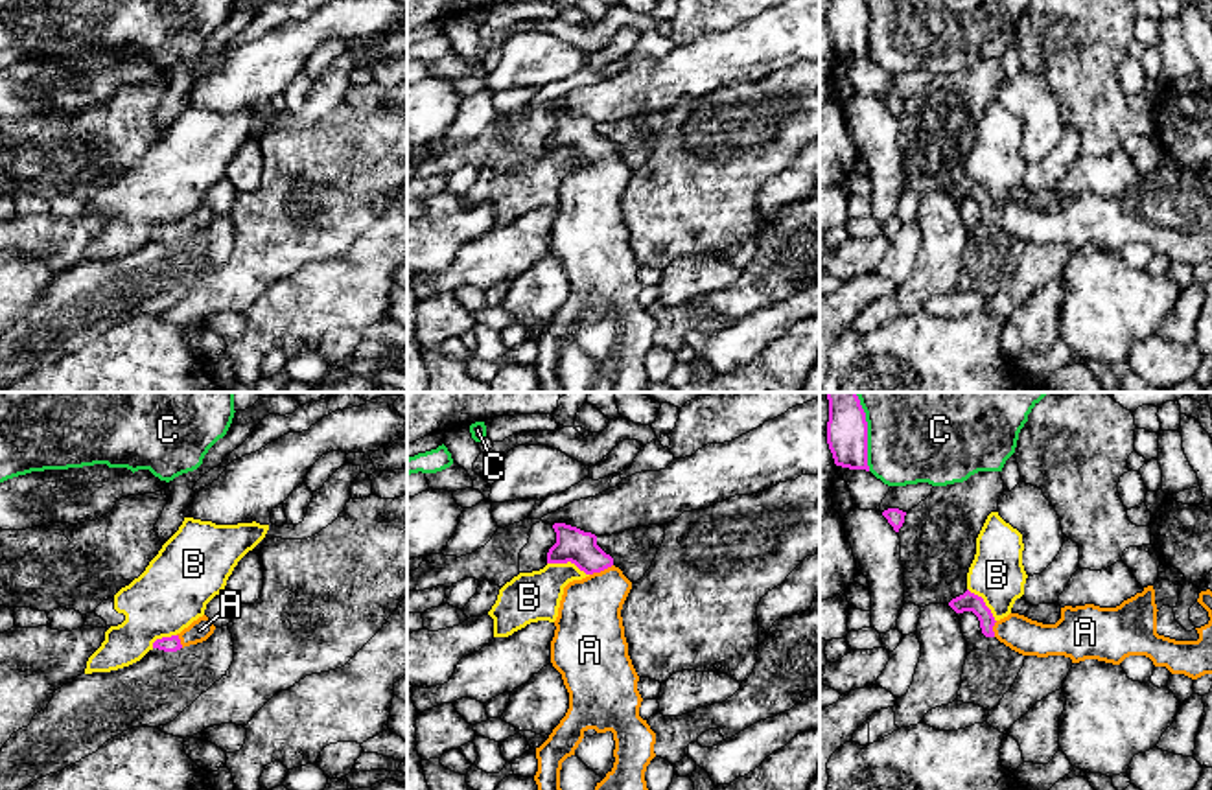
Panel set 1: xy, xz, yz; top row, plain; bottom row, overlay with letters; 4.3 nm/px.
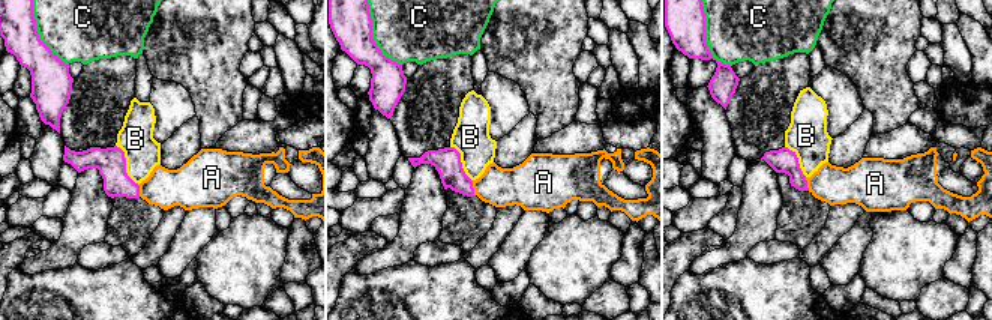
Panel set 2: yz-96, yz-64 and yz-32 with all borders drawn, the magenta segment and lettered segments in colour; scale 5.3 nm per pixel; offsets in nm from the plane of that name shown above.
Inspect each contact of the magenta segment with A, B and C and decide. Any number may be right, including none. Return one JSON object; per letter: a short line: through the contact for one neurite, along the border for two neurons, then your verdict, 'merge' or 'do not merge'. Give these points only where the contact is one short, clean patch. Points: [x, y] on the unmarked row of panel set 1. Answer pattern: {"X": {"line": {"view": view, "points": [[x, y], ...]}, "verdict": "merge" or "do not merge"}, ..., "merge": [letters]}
{"A": {"line": {"view": "xz", "points": [[575, 133], [601, 157], [601, 183], [588, 212]]}, "verdict": "merge"}, "B": {"line": {"view": "xz", "points": [[547, 150], [573, 150], [588, 162]]}, "verdict": "do not merge"}, "C": {"verdict": "do not merge"}, "merge": ["A"]}

